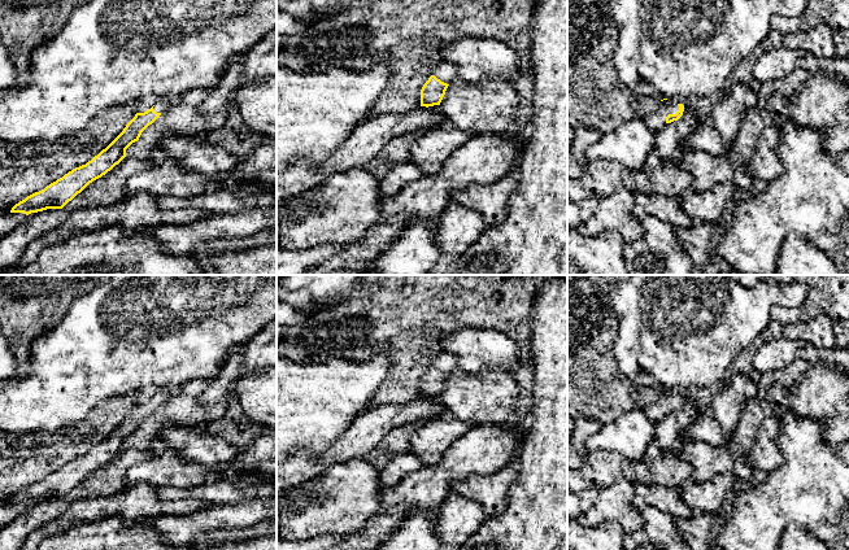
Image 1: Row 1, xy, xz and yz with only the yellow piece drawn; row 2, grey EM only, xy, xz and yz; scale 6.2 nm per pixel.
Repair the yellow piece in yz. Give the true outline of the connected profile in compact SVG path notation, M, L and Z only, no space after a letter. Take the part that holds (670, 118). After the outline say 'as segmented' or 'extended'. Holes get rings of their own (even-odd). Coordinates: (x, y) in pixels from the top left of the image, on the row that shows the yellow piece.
M672 99L661 100L656 112L649 113L644 121L656 135L662 131L666 123L678 121L684 112L683 104L676 104Z; extended

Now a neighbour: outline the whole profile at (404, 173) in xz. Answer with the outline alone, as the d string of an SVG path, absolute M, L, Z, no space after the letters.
M410 161L400 162L380 179L379 188L384 197L397 195L401 188L424 176L424 173Z

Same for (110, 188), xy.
M126 156L101 178L90 183L62 209L31 213L0 240L0 271L12 267L26 248L44 233L65 224L68 215L86 206L116 205L129 198L127 182L136 174L152 169L157 160L140 160Z

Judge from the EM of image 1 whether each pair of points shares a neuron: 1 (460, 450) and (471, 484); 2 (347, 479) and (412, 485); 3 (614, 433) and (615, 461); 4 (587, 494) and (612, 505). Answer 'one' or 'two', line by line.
1: two
2: two
3: two
4: two

